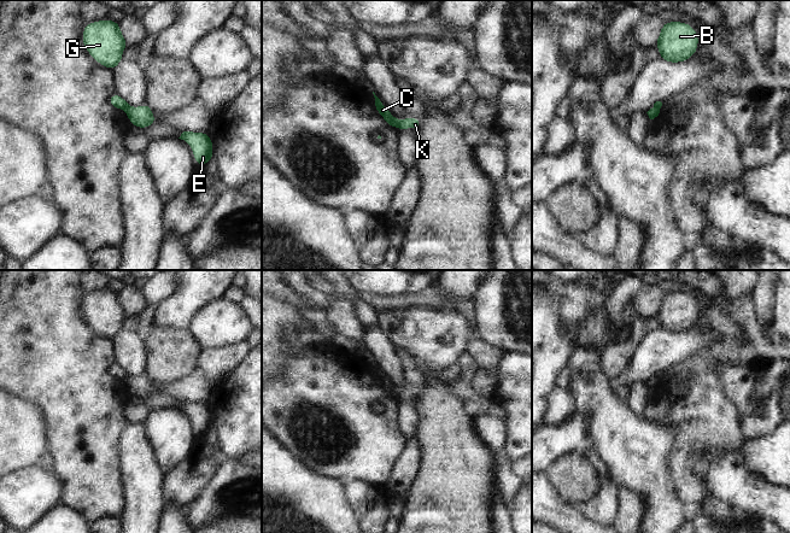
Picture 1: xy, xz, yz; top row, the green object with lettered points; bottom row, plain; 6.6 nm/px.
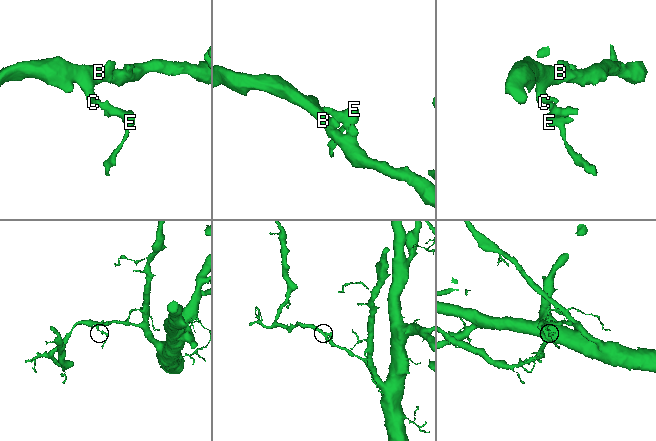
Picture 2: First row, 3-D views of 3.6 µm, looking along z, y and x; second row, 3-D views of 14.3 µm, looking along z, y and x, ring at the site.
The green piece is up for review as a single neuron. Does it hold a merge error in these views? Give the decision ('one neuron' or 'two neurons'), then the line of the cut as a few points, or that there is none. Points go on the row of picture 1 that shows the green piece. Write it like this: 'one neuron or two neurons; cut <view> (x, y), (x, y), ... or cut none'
two neurons; cut xz (394, 118), (399, 128)

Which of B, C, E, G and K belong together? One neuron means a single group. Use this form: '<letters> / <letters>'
B C G / E K

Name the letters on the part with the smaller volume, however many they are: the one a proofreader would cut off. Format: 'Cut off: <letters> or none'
Cut off: E, K

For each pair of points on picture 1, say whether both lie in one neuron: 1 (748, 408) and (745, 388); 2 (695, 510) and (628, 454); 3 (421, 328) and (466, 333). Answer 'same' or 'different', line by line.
1: same
2: different
3: same

